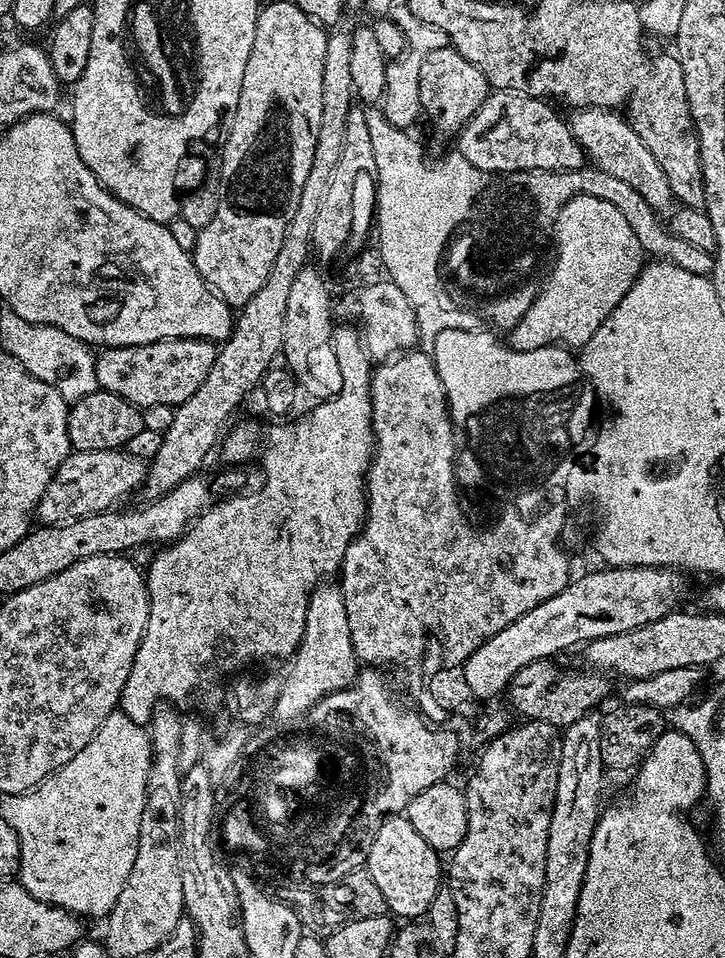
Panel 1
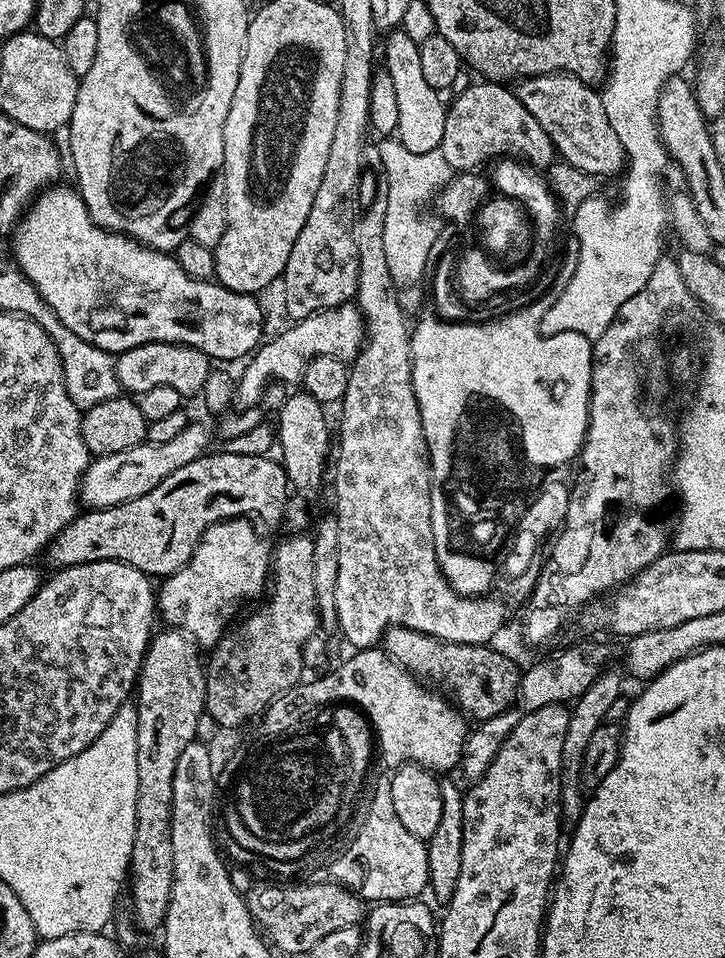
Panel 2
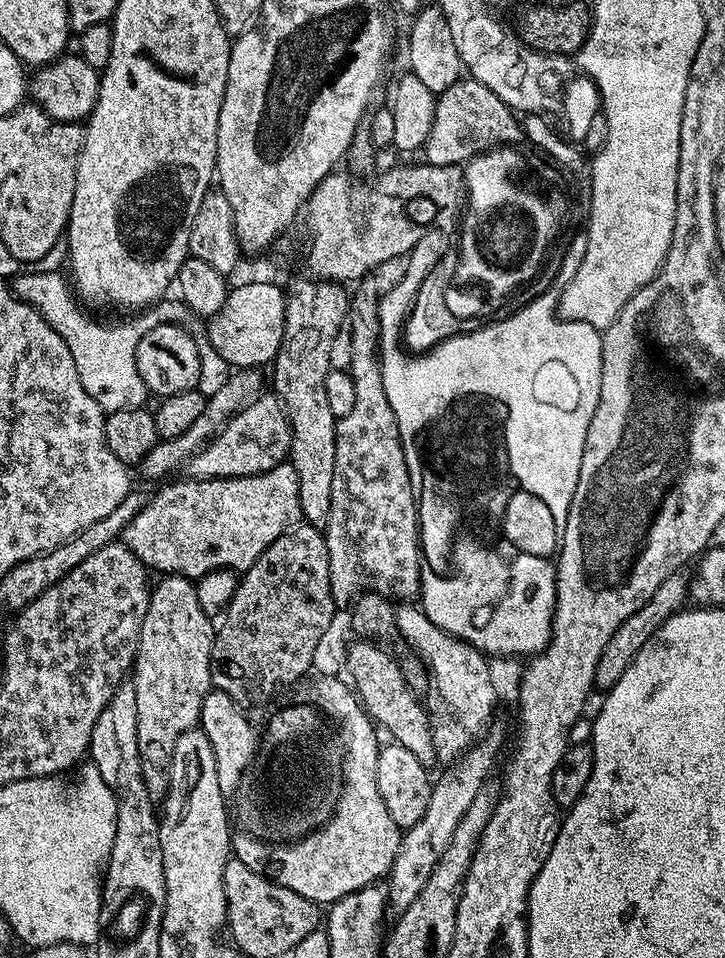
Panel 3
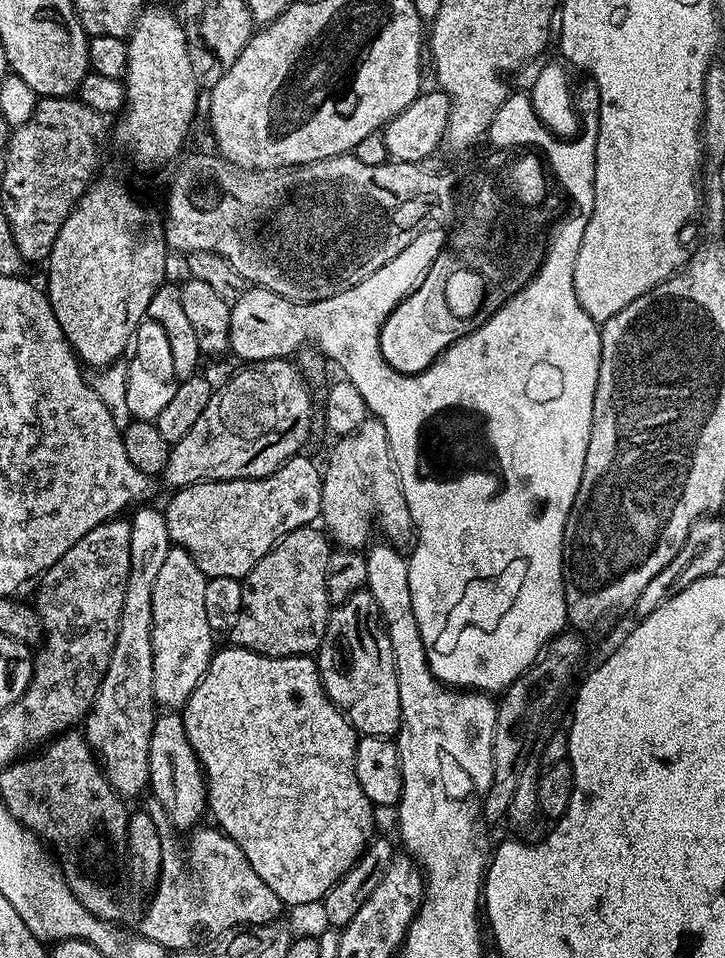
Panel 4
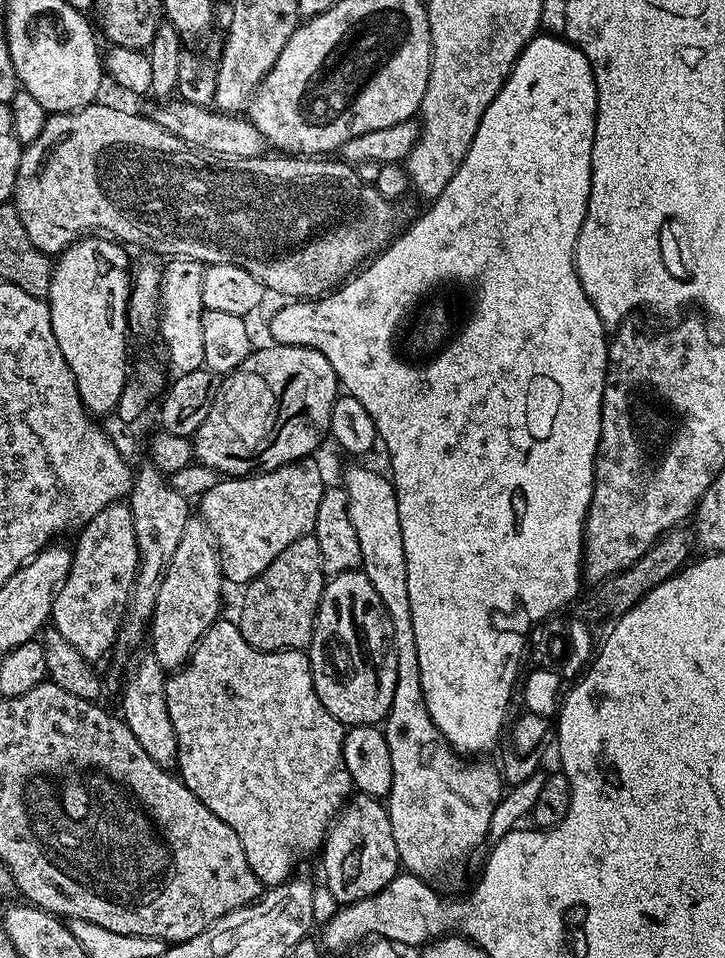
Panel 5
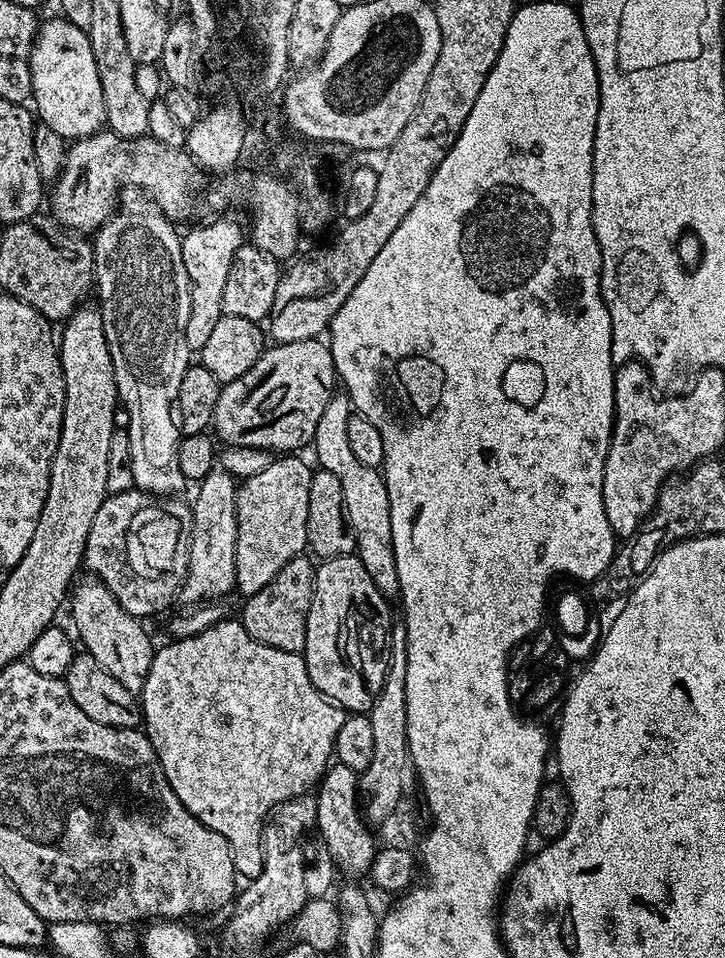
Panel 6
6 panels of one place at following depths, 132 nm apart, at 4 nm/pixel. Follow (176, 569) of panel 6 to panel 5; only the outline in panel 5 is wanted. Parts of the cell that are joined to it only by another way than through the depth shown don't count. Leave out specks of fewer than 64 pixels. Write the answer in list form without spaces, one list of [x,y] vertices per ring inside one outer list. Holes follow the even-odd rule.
[[[124,502],[106,506],[79,529],[78,535],[72,548],[72,565],[56,590],[50,624],[74,645],[82,658],[99,662],[111,650],[112,643],[117,643],[136,571],[140,569],[131,507]]]

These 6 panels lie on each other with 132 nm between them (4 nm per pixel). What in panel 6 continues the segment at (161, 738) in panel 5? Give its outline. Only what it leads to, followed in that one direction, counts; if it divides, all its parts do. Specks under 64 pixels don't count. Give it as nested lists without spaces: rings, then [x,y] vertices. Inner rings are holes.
[[[81,579],[70,592],[72,620],[76,623],[75,635],[78,640],[80,635],[80,640],[84,643],[83,651],[91,654],[94,662],[102,666],[102,670],[107,670],[133,694],[143,693],[146,674],[150,674],[154,643],[148,637],[147,630],[140,625],[143,623],[120,605],[118,598],[110,594],[110,590],[101,580],[87,579]]]

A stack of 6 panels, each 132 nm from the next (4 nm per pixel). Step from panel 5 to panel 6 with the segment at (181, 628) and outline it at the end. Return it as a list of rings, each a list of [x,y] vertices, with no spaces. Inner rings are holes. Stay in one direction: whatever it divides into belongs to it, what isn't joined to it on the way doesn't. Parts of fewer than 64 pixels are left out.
[[[213,470],[205,480],[199,481],[198,487],[200,488],[196,492],[196,497],[190,501],[190,507],[192,510],[192,518],[190,521],[190,531],[187,533],[186,539],[188,542],[188,573],[186,574],[186,578],[184,579],[184,587],[180,589],[178,596],[182,601],[185,600],[185,605],[195,606],[201,602],[216,602],[221,598],[219,596],[224,596],[229,591],[230,593],[236,587],[236,543],[238,542],[238,518],[236,517],[236,489],[238,487],[237,477],[231,476],[229,472],[225,472],[223,470]]]

